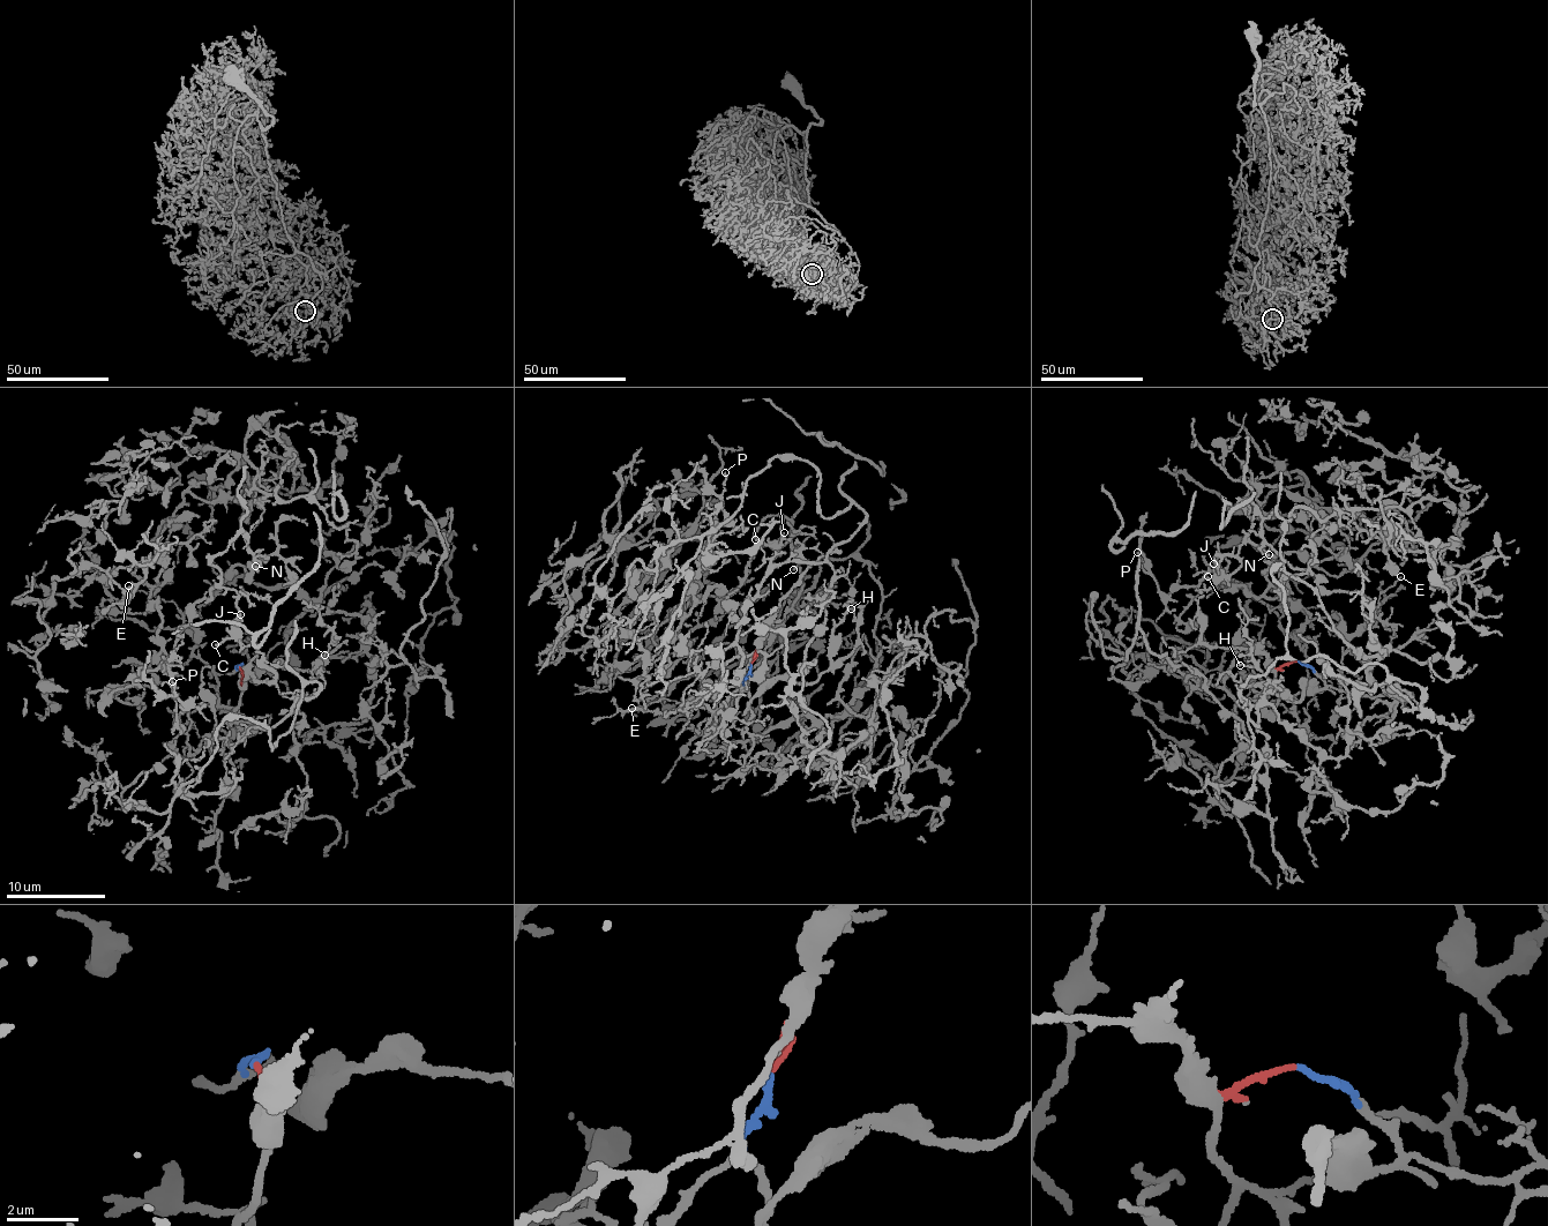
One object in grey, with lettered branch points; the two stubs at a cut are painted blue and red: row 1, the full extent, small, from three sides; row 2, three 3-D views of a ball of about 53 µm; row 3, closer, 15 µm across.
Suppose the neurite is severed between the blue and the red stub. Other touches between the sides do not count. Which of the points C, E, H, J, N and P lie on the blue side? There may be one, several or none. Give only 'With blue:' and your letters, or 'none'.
With blue: E, H

